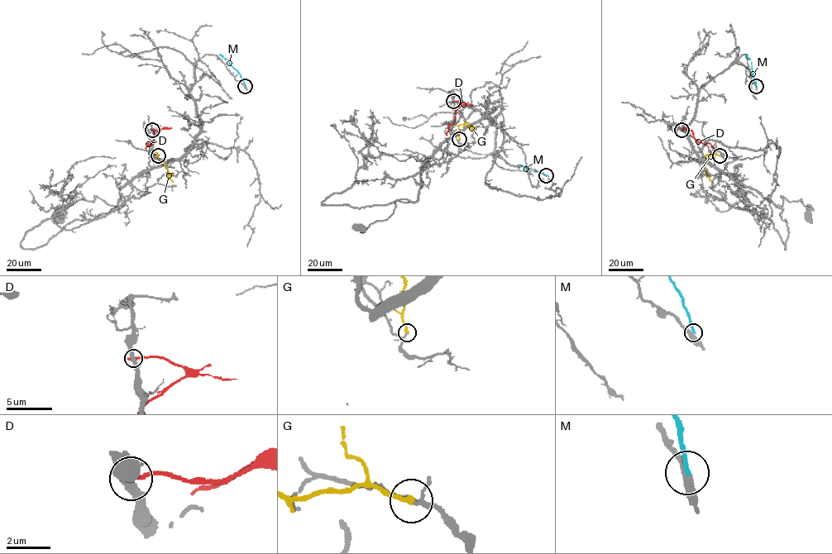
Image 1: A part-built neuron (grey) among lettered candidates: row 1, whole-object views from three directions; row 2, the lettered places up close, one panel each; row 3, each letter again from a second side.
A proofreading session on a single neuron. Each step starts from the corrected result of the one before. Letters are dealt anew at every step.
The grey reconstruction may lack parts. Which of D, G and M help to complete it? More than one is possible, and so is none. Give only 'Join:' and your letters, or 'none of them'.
Join: none of them

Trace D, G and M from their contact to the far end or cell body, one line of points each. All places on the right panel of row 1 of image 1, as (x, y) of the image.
D: (681, 130), (691, 131), (698, 141), (709, 143), (716, 150)
G: (719, 155), (707, 155), (703, 163), (712, 182)
M: (756, 86), (750, 59), (745, 54)

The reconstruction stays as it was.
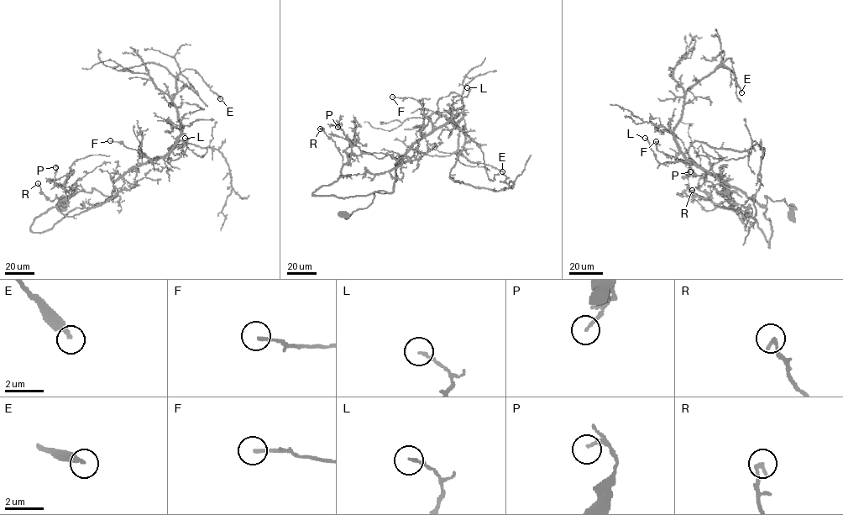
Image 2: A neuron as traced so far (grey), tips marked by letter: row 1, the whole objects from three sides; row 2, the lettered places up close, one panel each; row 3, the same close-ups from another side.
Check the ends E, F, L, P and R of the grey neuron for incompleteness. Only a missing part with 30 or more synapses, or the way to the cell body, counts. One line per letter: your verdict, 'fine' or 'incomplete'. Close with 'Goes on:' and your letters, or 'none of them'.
E: fine
F: fine
L: fine
P: fine
R: fine
Goes on: none of them

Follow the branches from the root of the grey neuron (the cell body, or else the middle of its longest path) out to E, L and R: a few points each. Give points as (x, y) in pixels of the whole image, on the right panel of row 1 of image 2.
E: (789, 215), (796, 208), (784, 199), (758, 204), (677, 144), (685, 91), (728, 58), (741, 92)
L: (789, 215), (796, 208), (784, 199), (765, 196), (767, 205), (758, 204), (693, 161), (660, 163), (645, 138)
R: (789, 215), (796, 208), (784, 199), (758, 204), (722, 183), (746, 228), (747, 216), (705, 211), (692, 190)

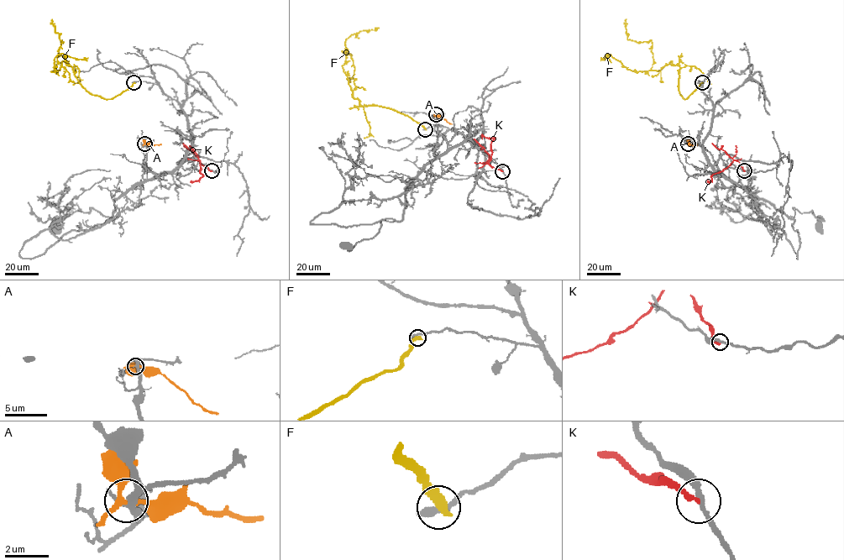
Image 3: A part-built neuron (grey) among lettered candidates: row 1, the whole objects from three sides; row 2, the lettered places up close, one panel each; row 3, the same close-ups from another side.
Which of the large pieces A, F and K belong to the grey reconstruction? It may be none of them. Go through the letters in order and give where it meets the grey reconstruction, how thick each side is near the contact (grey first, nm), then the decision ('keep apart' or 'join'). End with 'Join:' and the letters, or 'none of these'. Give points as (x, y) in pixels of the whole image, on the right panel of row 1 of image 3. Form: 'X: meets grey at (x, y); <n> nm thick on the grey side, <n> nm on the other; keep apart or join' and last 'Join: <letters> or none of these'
A: meets grey at (688, 143); 280 nm thick on the grey side, 200 nm on the other; keep apart
F: meets grey at (702, 82); 400 nm thick on the grey side, 420 nm on the other; keep apart
K: meets grey at (744, 170); 260 nm thick on the grey side, 200 nm on the other; keep apart
Join: none of these

